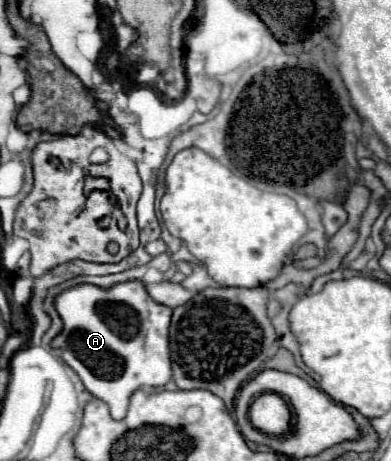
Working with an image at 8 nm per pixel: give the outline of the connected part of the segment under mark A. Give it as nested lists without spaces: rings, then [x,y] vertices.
[[[140,280],[116,284],[102,290],[92,284],[80,284],[56,298],[58,314],[64,320],[64,332],[54,338],[52,346],[60,352],[62,360],[82,378],[86,390],[104,400],[110,406],[112,418],[120,420],[126,416],[126,400],[140,386],[164,386],[172,378],[170,370],[170,346],[168,346],[168,326],[172,310],[168,306],[156,304],[144,290]]]

